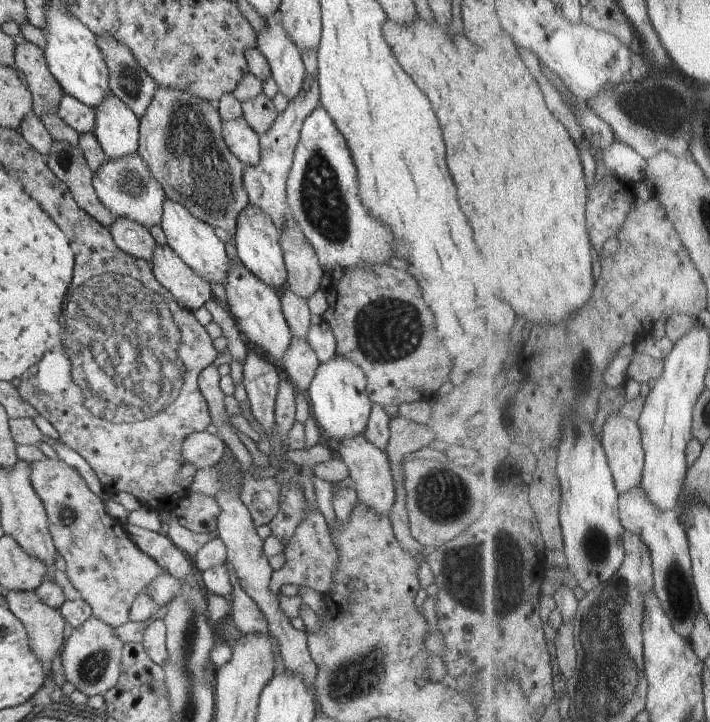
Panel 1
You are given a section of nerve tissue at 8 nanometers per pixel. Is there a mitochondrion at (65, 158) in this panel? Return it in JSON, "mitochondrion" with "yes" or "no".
{"mitochondrion":"yes"}

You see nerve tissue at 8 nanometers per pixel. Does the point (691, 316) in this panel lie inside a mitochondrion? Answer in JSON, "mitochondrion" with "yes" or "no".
{"mitochondrion":"no"}

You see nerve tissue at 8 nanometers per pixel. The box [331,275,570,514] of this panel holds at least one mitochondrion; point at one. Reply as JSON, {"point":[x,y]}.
{"point":[387,330]}

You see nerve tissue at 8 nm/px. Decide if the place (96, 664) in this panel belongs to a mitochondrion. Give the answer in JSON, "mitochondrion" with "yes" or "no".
{"mitochondrion":"yes"}

